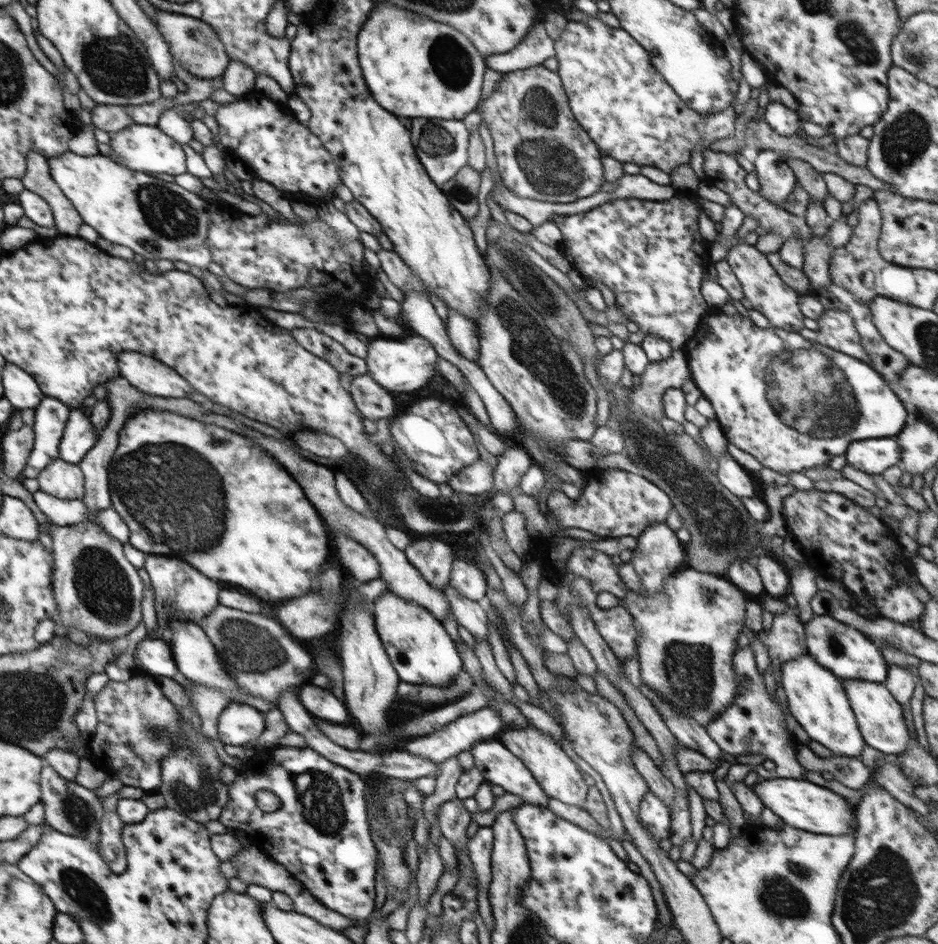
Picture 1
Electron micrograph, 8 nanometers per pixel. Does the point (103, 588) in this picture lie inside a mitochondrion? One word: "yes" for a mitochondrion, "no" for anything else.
yes

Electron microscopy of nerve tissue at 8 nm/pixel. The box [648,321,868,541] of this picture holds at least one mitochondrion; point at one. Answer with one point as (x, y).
(815, 396)

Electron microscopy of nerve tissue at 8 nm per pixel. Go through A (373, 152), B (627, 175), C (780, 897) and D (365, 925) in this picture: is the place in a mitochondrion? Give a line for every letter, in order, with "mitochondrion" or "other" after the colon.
A: other
B: other
C: mitochondrion
D: other

